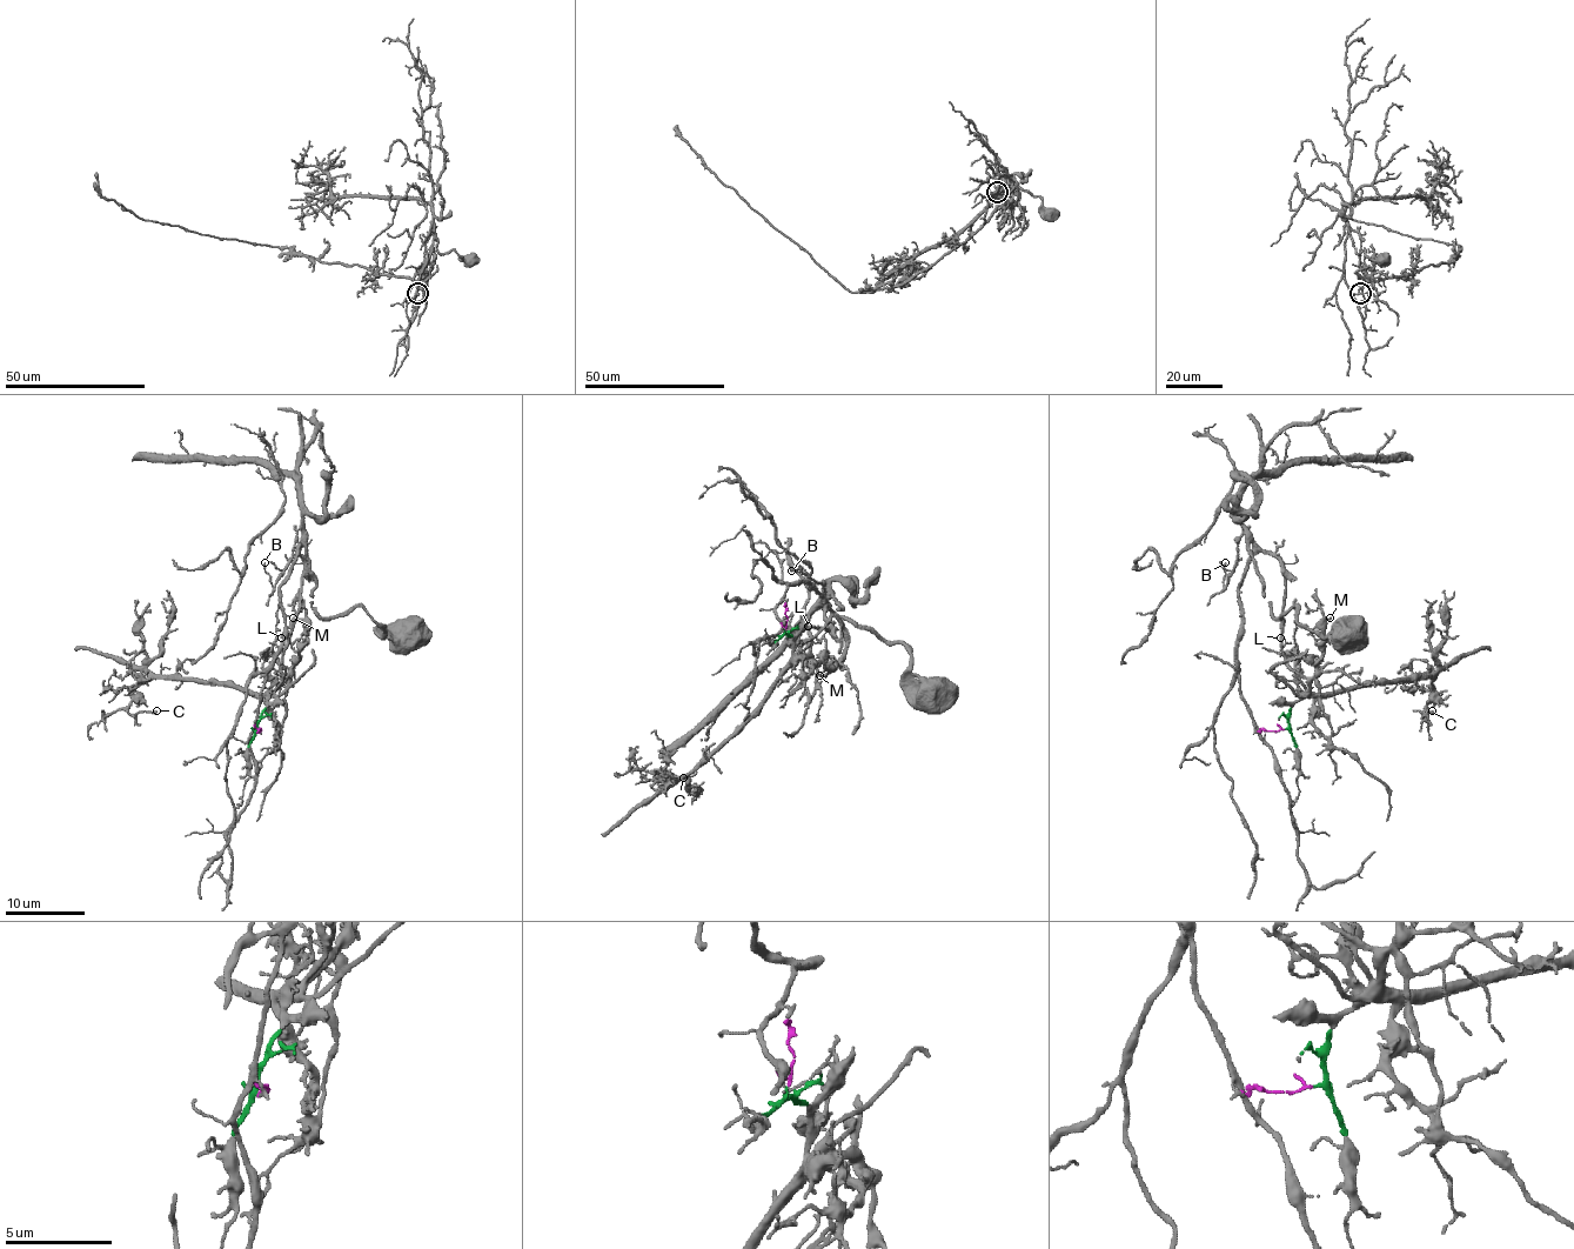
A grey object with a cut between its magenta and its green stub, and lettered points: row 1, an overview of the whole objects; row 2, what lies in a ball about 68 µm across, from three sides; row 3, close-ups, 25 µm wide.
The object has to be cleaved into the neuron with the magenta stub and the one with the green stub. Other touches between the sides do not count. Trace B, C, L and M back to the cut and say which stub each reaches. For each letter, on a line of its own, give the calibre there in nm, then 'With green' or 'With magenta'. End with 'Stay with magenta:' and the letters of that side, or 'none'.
B: Thickness 120 nm. With magenta
C: Thickness 220 nm. With green
L: Thickness 100 nm. With magenta
M: Thickness 140 nm. With green
Stay with magenta: B, L

